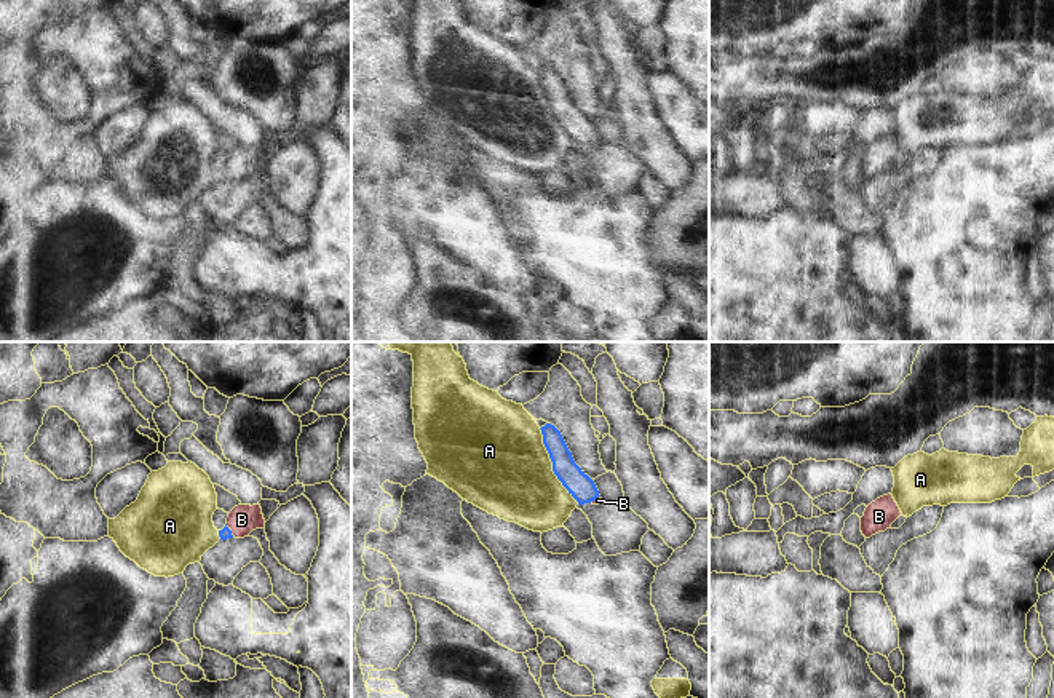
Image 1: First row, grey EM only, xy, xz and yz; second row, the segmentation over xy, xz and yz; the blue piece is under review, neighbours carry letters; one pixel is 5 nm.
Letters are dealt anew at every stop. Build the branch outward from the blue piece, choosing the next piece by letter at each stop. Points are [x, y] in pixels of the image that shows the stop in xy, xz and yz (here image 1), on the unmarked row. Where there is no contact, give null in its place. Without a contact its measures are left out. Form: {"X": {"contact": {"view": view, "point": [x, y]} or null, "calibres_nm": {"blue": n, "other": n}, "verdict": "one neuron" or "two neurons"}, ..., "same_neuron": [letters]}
{"A": {"contact": {"view": "xz", "point": [553, 109]}, "calibres_nm": {"blue": 130, "other": 460}, "verdict": "two neurons"}, "B": {"contact": {"view": "xy", "point": [230, 173]}, "calibres_nm": {"blue": 60, "other": 150}, "verdict": "one neuron"}, "same_neuron": ["B"]}

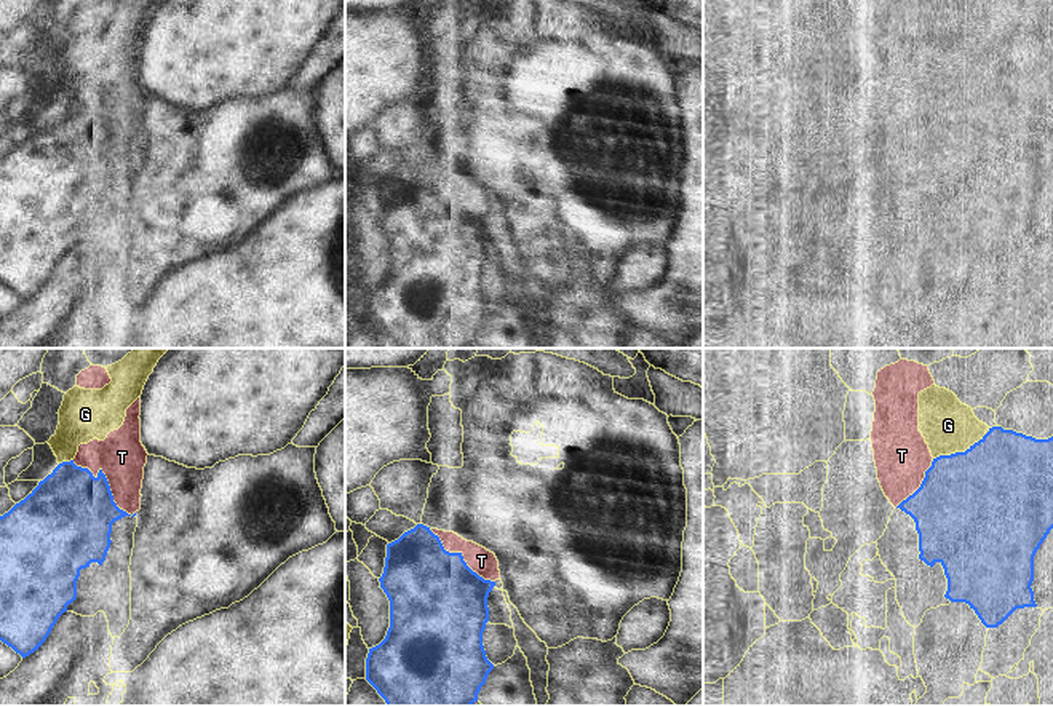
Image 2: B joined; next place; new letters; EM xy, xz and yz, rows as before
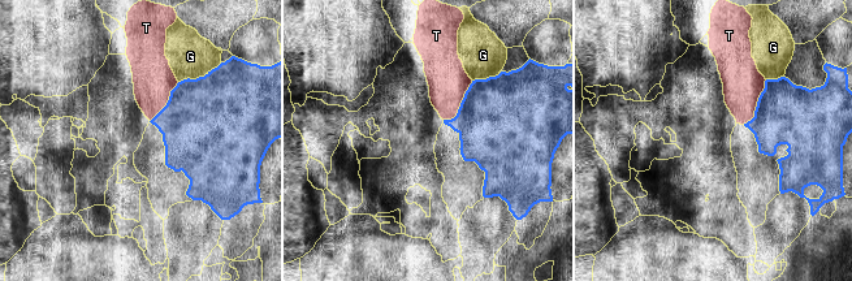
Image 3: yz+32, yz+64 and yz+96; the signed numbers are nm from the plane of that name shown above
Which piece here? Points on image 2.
{"G": {"contact": {"view": "yz", "point": [961, 95]}, "calibres_nm": {"blue": 500, "other": 260}, "verdict": "two neurons"}, "T": {"contact": {"view": "xy", "point": [107, 123]}, "calibres_nm": {"blue": 440, "other": 240}, "verdict": "two neurons"}, "same_neuron": []}

